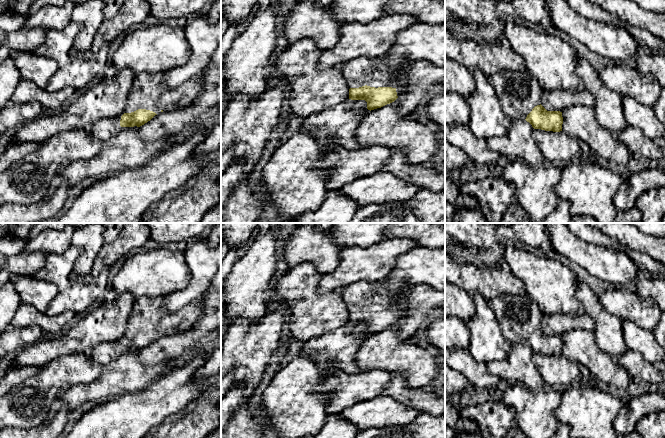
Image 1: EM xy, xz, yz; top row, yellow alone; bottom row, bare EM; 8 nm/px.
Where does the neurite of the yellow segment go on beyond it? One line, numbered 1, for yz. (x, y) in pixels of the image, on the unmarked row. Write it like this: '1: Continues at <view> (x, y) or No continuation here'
1: Continues at yz (519, 316)

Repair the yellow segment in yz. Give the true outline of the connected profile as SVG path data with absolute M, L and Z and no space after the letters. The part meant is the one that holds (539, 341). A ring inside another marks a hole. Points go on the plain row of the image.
M504 295L487 301L511 344L526 344L534 353L562 355L560 335L547 335L541 329L543 313L528 295Z

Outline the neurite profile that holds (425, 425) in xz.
M420 413L406 428L415 438L445 438L445 413L439 416Z

